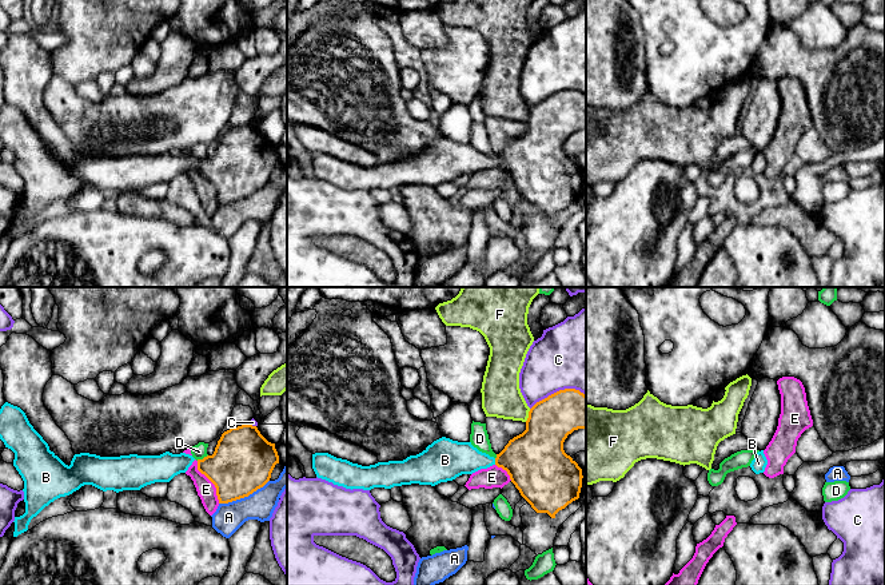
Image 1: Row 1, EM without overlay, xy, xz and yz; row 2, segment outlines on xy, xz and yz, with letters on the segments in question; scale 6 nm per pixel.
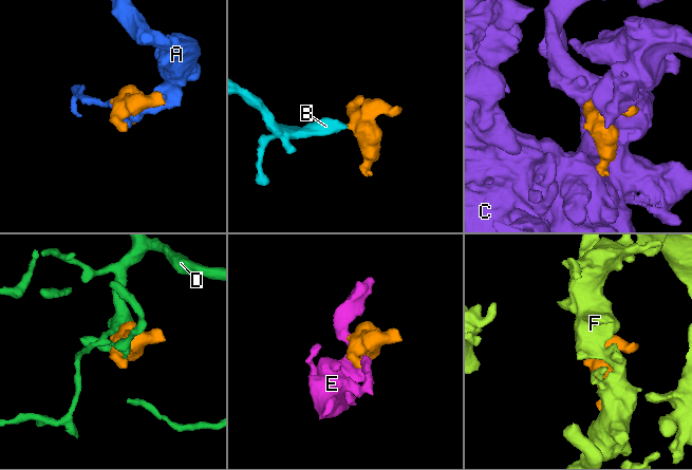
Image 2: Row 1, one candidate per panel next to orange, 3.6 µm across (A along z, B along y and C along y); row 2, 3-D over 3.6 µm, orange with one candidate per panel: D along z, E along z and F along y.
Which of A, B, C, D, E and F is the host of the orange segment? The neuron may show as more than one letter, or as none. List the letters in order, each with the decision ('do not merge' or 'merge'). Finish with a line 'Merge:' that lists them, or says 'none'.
A: do not merge
B: merge
C: do not merge
D: do not merge
E: do not merge
F: do not merge
Merge: B

